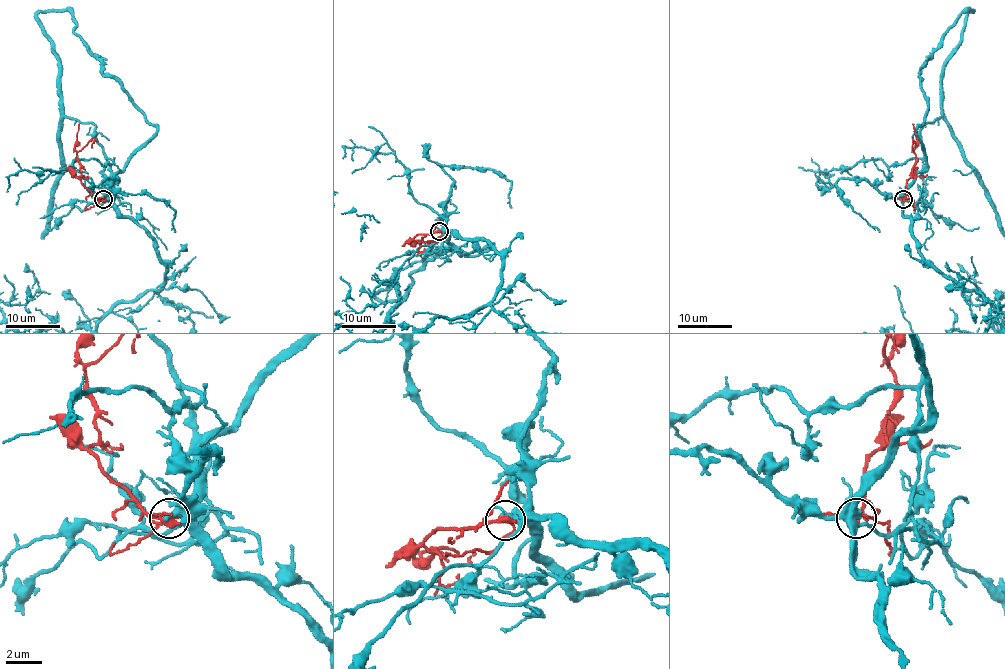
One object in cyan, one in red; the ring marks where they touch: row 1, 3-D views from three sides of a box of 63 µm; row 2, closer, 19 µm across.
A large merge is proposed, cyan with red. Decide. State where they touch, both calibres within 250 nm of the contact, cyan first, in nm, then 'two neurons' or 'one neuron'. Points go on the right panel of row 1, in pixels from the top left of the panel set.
at (903, 199); 480 nm thick on the cyan side, 280 nm on the other; two neurons

